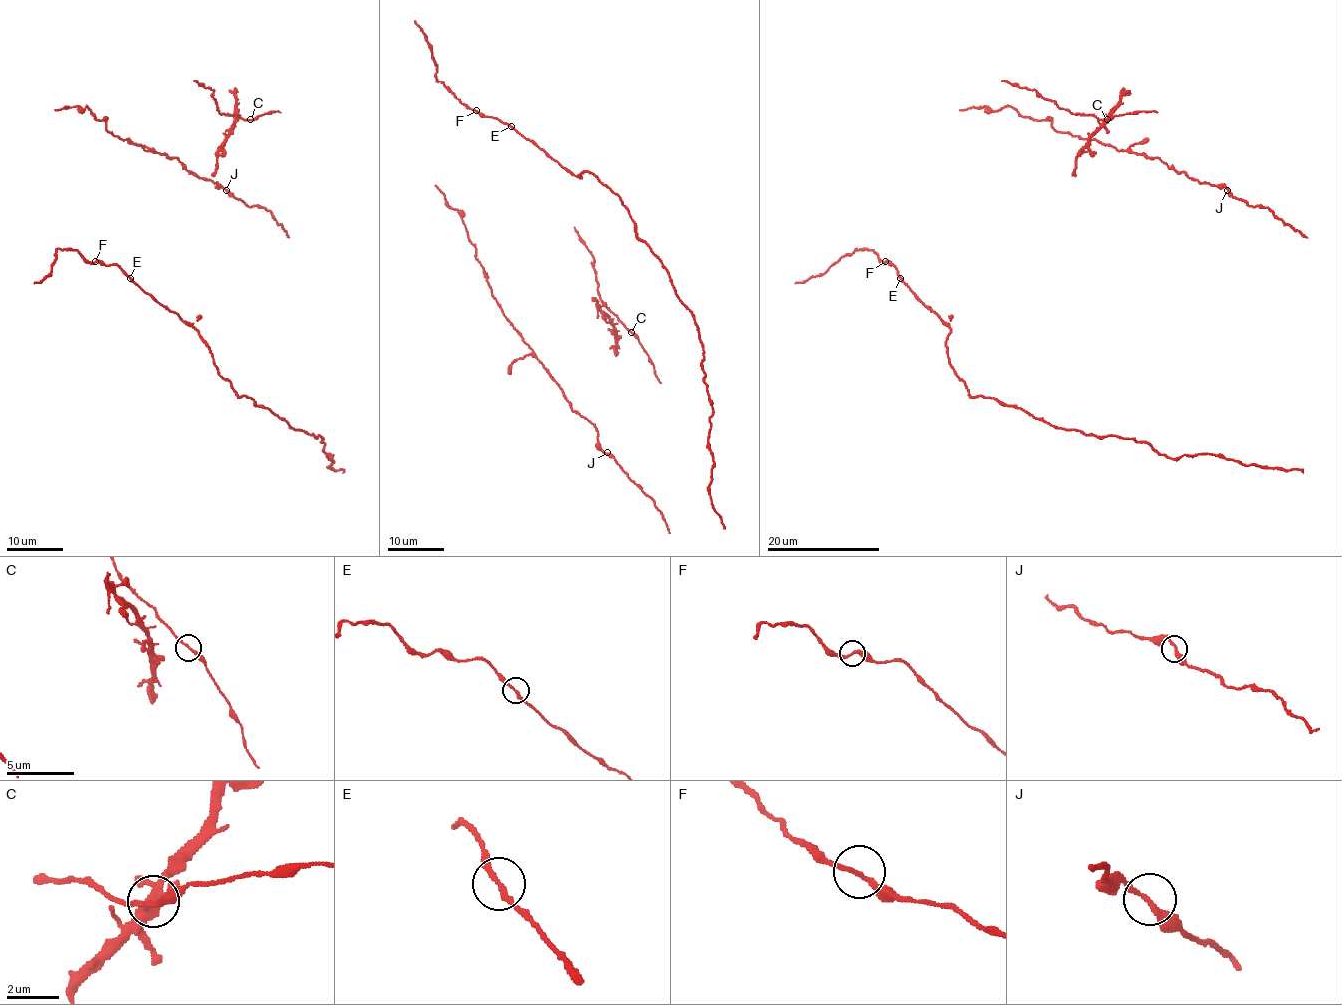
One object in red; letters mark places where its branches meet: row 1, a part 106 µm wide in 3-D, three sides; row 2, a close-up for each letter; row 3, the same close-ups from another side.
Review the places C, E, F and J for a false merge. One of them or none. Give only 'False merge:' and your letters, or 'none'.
False merge: none

